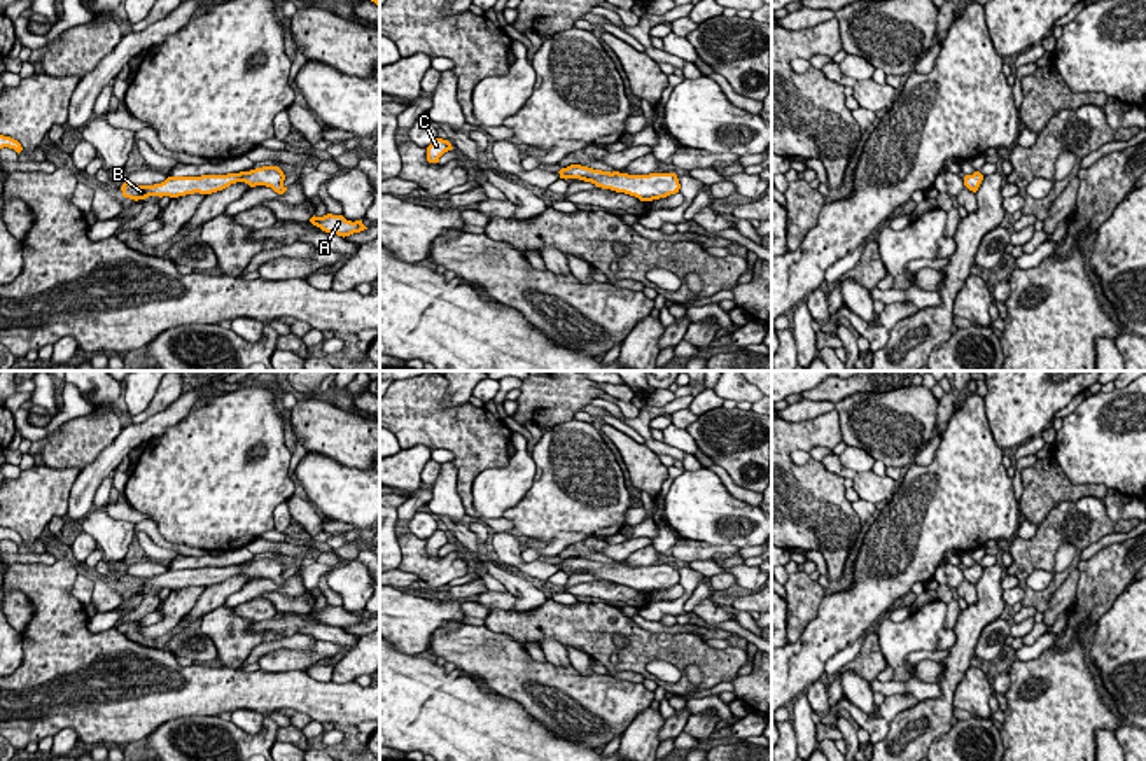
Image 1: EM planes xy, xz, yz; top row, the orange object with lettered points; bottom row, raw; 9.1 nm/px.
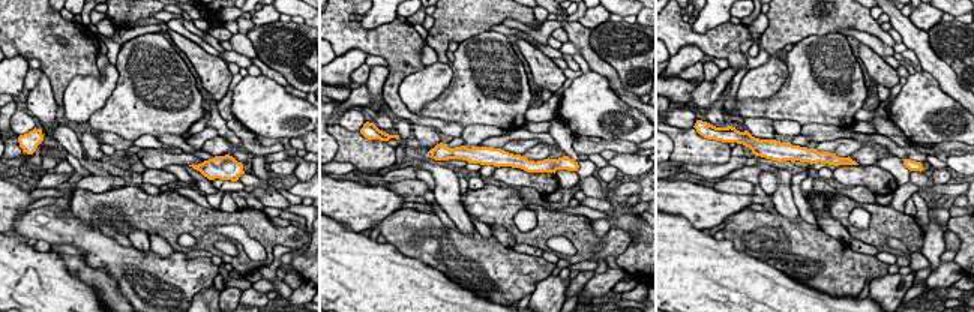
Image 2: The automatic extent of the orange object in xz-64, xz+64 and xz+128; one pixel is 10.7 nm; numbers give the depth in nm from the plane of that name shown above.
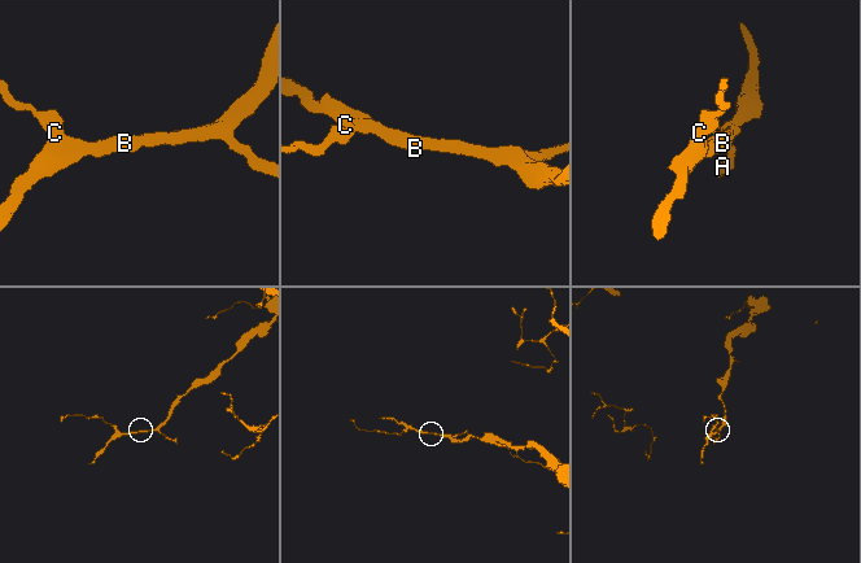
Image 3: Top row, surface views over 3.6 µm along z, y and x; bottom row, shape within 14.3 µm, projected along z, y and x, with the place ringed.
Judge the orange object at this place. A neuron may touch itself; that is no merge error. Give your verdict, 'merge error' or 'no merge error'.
no merge error

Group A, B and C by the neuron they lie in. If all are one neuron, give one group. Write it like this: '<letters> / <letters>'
A B C

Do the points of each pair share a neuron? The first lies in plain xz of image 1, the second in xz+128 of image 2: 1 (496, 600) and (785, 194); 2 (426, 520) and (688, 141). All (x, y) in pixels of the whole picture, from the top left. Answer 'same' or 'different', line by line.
1: different
2: different

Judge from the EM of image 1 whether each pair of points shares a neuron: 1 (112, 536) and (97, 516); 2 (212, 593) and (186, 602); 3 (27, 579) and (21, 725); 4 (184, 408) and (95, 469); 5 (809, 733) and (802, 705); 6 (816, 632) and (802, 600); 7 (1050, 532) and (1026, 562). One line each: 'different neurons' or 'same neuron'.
1: same neuron
2: different neurons
3: same neuron
4: same neuron
5: same neuron
6: different neurons
7: same neuron

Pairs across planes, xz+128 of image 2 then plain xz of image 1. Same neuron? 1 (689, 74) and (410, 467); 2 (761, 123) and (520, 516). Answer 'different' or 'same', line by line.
1: different
2: different

